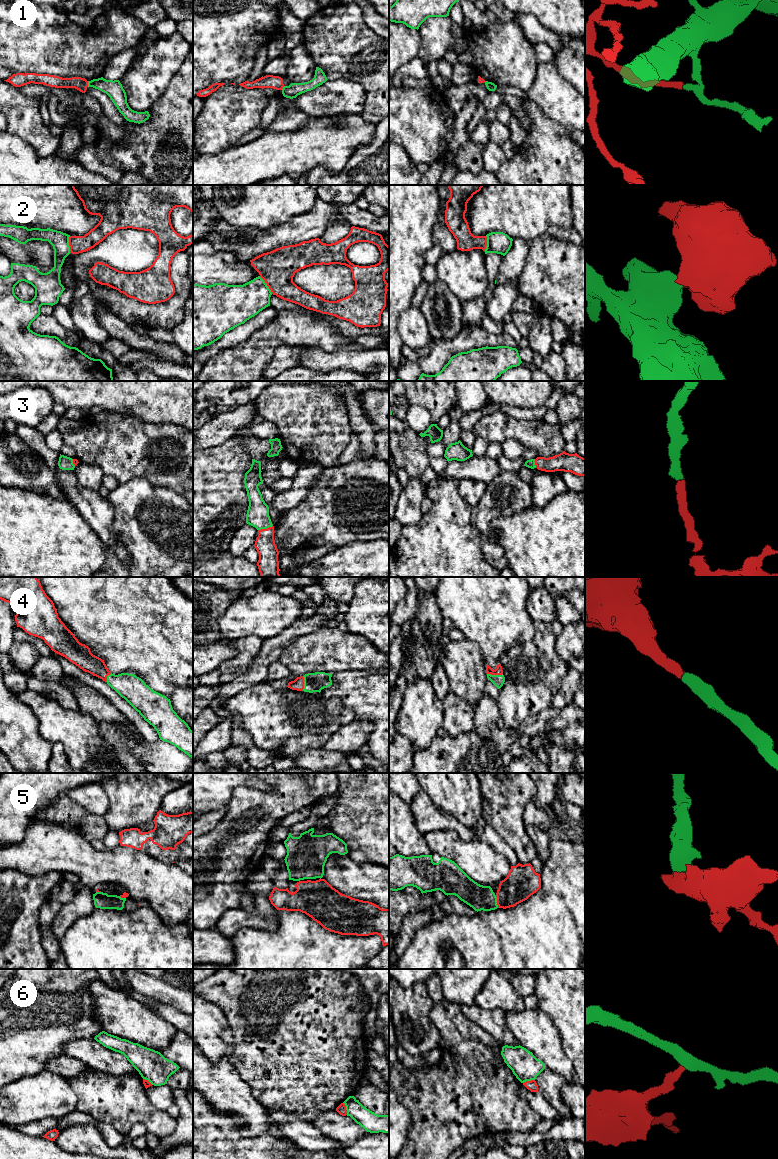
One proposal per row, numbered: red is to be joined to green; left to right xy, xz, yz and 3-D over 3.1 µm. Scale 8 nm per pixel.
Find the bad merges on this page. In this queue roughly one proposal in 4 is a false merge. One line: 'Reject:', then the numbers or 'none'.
Reject: 1, 2, 6

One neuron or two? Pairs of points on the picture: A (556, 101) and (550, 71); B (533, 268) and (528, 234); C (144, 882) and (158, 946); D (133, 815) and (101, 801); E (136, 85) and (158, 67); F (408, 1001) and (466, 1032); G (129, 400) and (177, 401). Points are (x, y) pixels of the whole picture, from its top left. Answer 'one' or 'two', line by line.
A: one
B: two
C: two
D: two
E: one
F: two
G: one

